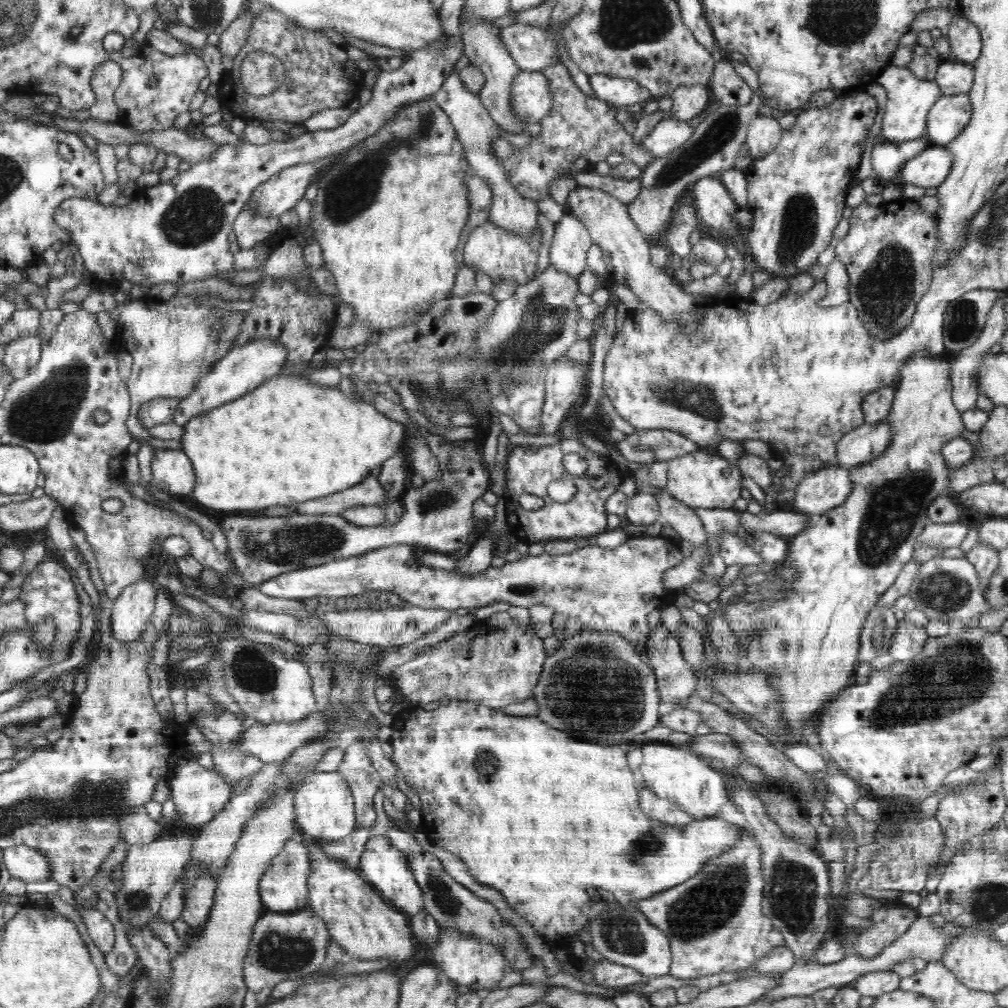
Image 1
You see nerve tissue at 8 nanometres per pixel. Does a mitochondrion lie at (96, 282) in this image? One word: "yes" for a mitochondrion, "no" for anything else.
no

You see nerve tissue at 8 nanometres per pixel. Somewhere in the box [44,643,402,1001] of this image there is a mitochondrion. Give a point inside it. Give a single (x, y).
(280, 951)

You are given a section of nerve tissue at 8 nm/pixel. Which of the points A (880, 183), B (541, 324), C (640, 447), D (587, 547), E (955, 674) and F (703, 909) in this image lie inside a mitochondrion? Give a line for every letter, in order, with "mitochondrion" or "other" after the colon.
A: other
B: mitochondrion
C: mitochondrion
D: other
E: mitochondrion
F: mitochondrion

